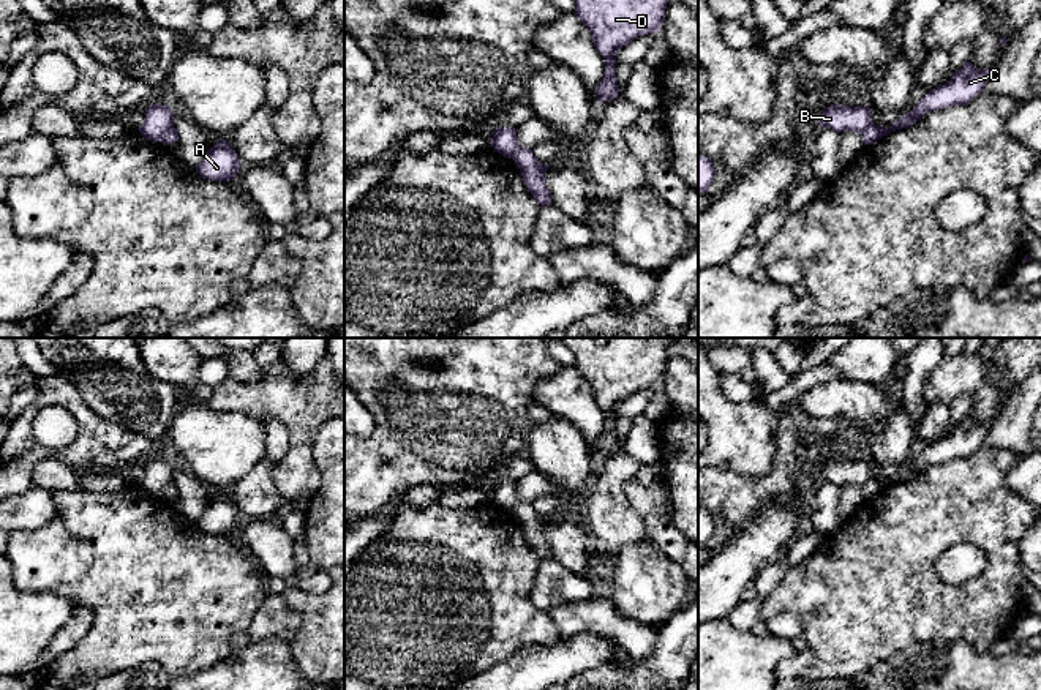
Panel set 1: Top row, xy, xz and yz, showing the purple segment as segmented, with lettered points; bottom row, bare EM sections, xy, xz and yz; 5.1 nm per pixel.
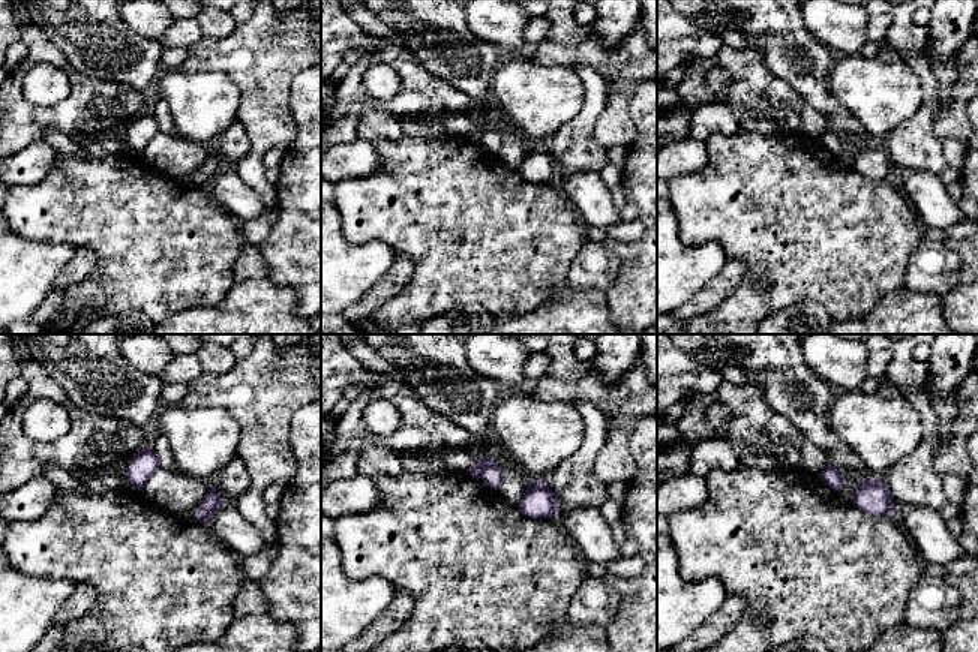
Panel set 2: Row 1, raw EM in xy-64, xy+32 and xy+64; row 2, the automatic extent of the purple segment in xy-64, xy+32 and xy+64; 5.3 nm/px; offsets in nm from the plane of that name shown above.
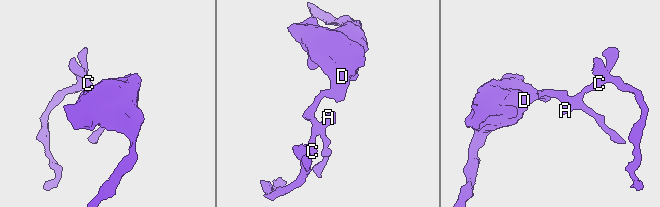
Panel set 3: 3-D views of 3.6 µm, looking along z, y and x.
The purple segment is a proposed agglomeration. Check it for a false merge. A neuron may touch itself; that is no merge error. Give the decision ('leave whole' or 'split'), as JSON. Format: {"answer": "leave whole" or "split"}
{"answer": "split"}

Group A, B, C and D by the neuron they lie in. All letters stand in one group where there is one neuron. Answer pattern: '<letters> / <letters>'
A C / B D

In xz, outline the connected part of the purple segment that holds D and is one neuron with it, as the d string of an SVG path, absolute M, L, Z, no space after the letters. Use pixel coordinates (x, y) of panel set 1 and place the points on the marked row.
M573 0L575 16L589 32L594 47L605 60L596 87L599 103L619 96L616 52L632 39L660 33L667 0Z

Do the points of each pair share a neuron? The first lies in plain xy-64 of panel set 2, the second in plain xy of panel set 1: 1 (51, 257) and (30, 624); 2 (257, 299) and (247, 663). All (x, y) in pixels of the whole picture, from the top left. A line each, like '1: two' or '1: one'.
1: one
2: one

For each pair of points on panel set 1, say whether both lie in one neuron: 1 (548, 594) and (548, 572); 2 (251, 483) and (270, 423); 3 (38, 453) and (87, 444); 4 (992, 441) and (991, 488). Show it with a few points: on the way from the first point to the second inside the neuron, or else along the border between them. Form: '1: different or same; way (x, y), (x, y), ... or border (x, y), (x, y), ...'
1: same; way (548, 589), (548, 577)
2: same; way (263, 469), (274, 455), (274, 438)
3: same; way (51, 453), (75, 453)
4: different; border (983, 444), (1021, 453)

